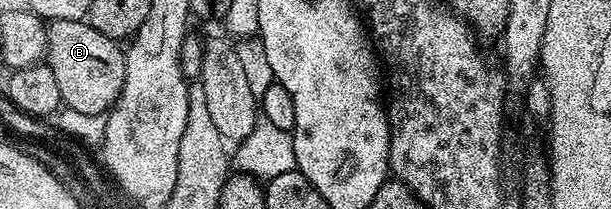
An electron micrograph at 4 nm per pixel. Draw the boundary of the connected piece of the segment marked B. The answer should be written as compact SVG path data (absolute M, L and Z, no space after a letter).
M52 19L45 24L47 49L45 58L62 86L62 101L79 113L106 115L120 97L124 85L125 50L119 40L104 37L85 19Z

